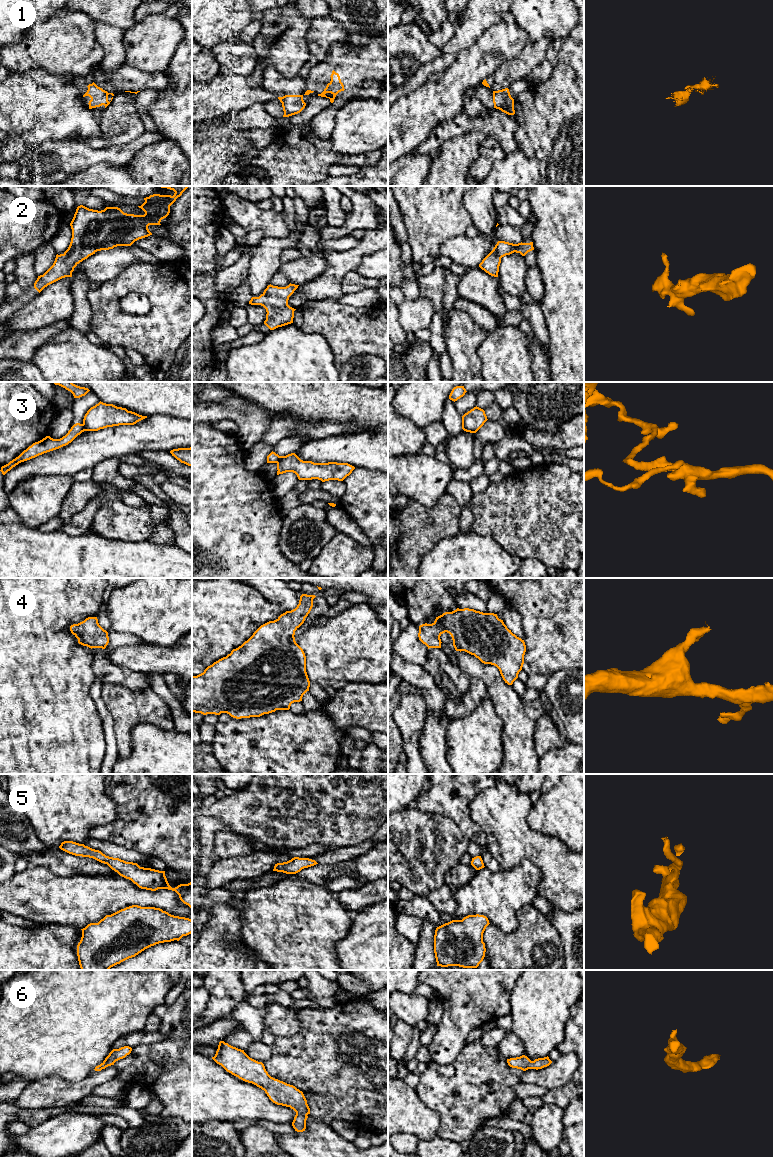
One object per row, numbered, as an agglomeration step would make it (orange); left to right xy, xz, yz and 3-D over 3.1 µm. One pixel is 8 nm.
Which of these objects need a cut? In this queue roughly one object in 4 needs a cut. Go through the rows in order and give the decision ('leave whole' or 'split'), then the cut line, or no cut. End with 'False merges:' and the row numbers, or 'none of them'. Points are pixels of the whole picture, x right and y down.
1: split; cut xy (109, 93), (113, 95)
2: leave whole; cut none
3: split; cut xz (281, 456), (277, 463)
4: leave whole; cut none
5: leave whole; cut none
6: leave whole; cut none
False merges: 1, 3

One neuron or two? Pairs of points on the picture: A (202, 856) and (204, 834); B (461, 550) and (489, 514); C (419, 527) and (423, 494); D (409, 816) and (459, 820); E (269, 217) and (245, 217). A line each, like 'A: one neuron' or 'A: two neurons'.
A: one neuron
B: two neurons
C: two neurons
D: two neurons
E: one neuron

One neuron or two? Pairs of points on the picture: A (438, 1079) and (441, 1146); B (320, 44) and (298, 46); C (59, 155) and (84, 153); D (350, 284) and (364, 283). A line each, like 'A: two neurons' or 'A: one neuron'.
A: two neurons
B: two neurons
C: one neuron
D: one neuron

